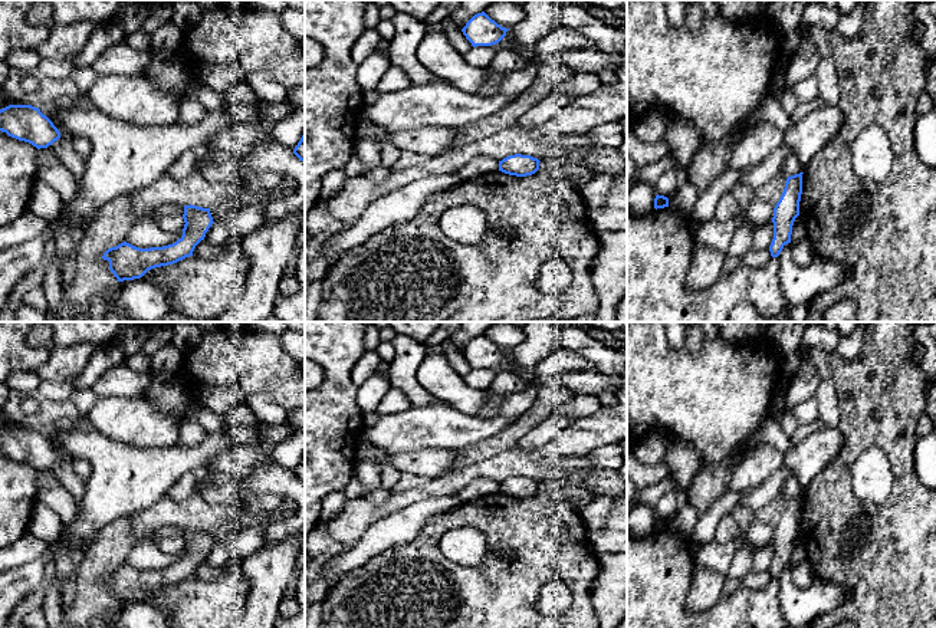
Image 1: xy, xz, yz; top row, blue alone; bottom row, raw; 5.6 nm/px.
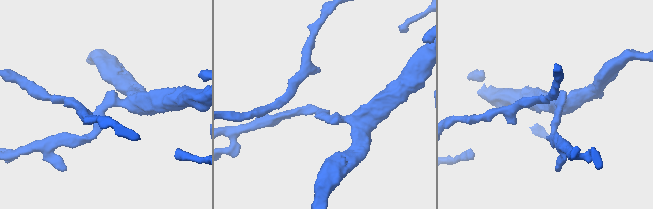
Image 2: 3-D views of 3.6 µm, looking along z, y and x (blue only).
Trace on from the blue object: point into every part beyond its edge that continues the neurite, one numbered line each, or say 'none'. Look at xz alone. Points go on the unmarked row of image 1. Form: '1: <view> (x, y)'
none

